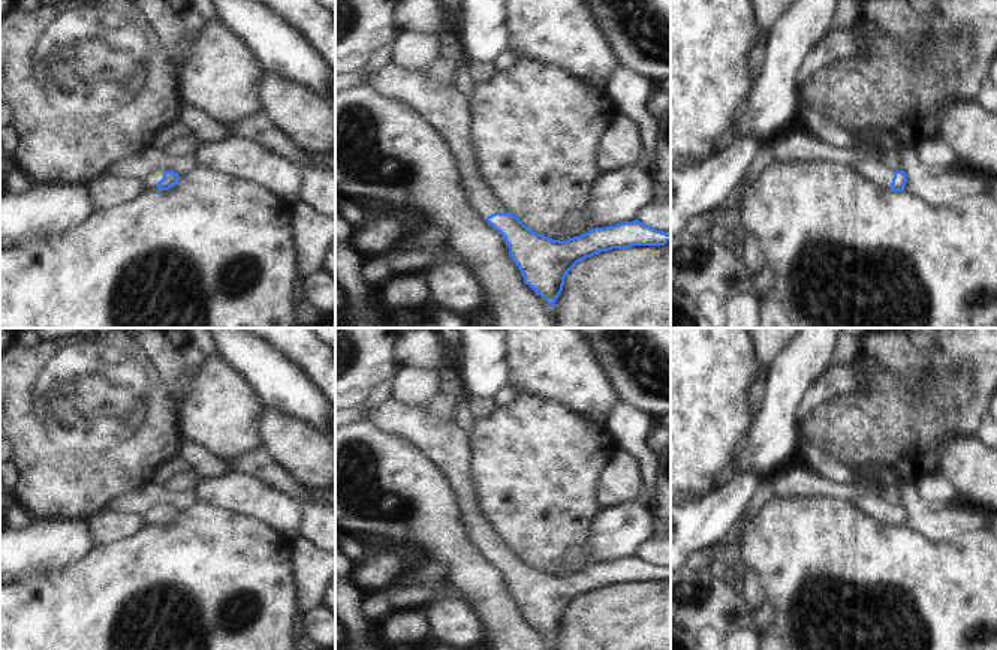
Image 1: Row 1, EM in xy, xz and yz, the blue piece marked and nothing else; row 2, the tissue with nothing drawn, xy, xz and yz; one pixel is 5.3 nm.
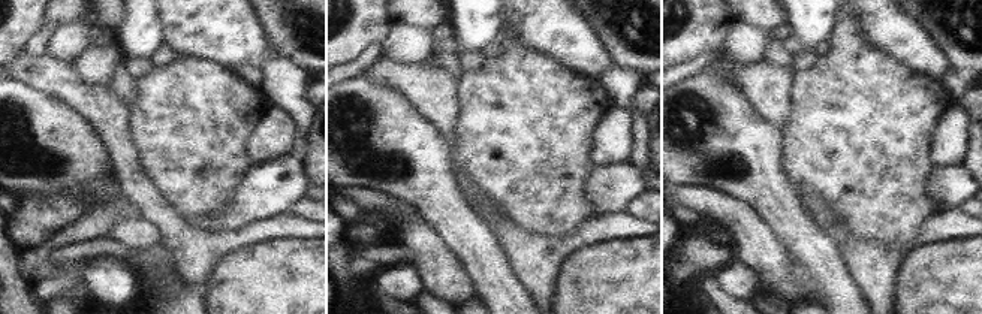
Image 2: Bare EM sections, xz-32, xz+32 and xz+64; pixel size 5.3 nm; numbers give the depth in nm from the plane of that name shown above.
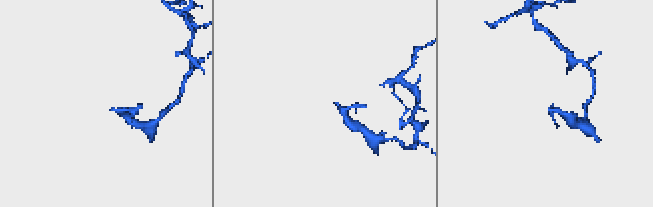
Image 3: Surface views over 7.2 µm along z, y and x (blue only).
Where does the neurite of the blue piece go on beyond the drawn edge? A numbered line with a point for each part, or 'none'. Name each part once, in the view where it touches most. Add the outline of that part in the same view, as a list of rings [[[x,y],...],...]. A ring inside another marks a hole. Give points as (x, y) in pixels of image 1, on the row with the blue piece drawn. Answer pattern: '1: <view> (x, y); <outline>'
1: xz (443, 107); [[[395,63],[376,72],[365,67],[359,75],[361,87],[406,103],[446,136],[458,159],[470,201],[484,219],[494,213],[510,213],[482,178],[473,145],[472,105],[455,84],[436,84],[424,72],[409,72]]]

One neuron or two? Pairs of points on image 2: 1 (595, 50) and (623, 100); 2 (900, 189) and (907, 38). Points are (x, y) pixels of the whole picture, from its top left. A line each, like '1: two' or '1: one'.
1: two
2: two

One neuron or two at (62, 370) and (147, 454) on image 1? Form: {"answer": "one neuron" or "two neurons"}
{"answer": "one neuron"}

